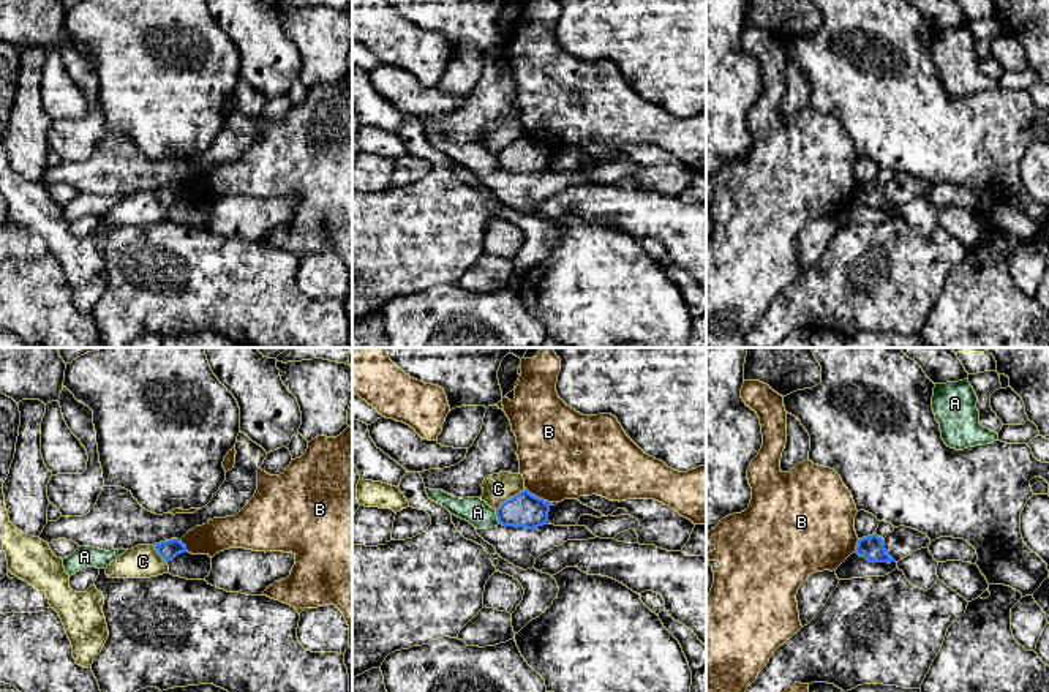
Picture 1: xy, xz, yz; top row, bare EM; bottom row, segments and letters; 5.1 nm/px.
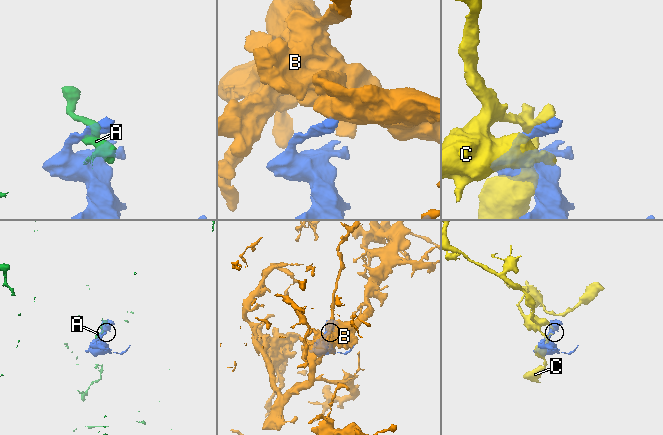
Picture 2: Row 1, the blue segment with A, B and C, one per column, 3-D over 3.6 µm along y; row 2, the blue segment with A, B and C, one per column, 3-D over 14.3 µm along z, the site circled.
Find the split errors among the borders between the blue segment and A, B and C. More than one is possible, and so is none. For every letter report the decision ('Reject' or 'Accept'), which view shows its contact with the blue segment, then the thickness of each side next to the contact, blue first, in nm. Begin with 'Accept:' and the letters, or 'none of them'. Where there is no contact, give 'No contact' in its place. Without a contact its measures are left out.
Accept: none of them
A: Reject. Touches blue in xz. Thickness 180 nm (blue) against 140 nm
B: Reject. Touches blue in xz. Thickness 180 nm (blue) against 300 nm
C: Reject. Touches blue in xz. Thickness 180 nm (blue) against 150 nm

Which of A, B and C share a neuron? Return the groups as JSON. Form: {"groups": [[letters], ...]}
{"groups": [["A"], ["B"], ["C"]]}

